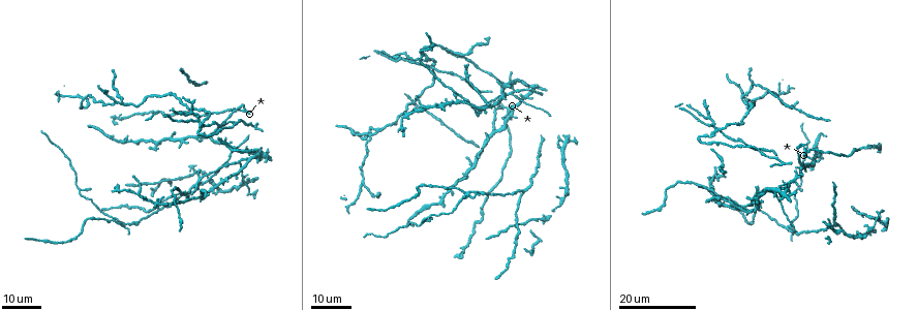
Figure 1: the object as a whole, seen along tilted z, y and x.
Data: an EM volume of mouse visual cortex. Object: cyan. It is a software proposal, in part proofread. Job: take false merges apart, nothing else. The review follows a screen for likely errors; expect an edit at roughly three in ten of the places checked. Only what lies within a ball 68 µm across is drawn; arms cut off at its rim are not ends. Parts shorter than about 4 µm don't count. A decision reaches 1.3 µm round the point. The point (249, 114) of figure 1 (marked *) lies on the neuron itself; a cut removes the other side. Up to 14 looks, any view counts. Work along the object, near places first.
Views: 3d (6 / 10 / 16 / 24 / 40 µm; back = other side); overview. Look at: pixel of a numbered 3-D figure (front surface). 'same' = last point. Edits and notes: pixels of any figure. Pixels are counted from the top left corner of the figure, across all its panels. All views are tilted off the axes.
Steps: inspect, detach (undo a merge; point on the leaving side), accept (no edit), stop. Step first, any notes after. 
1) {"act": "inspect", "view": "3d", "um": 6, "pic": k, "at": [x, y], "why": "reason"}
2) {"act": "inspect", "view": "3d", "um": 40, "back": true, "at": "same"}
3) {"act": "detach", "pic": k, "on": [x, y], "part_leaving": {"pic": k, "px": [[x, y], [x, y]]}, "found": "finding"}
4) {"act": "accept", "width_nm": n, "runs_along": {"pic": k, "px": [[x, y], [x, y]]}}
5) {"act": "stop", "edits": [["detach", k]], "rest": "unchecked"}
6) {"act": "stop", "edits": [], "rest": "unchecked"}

{"act": "inspect", "view": "3d", "um": 24, "pic": 1, "at": [242, 160], "why": "two arms in line, one across"}

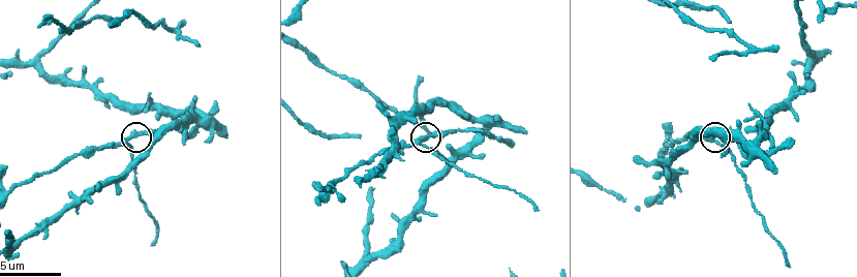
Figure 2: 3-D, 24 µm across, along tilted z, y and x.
{"act": "inspect", "view": "3d", "um": 6, "pic": 2, "at": [129, 139]}

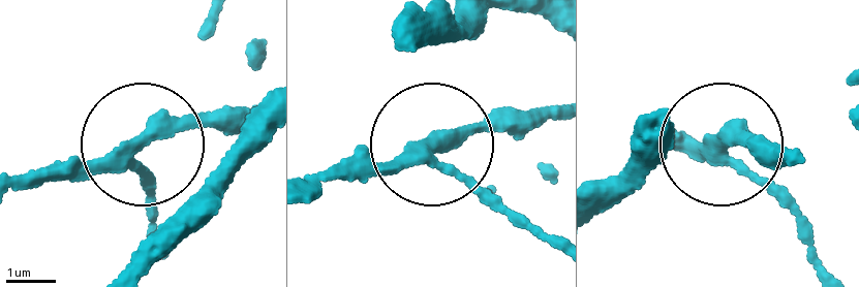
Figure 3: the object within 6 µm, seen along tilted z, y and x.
{"act": "detach", "pic": 3, "on": [154, 184], "arms": 3, "part_leaving": {"pic": 3, "px": [[440, 161], [552, 238]]}, "found": "a second neuron is stuck on"}

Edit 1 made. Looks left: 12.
{"act": "inspect", "view": "3d", "um": 16, "pic": 1, "at": [466, 195], "why": "four or more arms meet"}

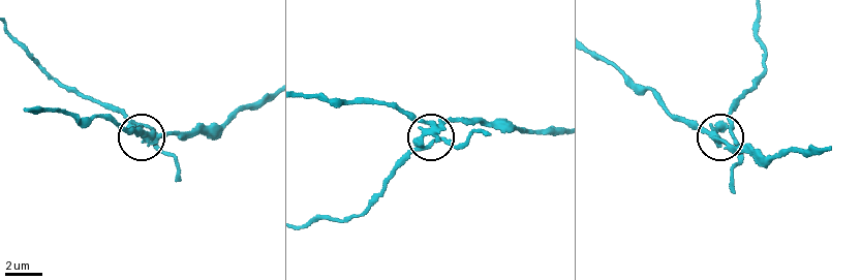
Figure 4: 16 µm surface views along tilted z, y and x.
{"act": "inspect", "view": "3d", "um": 10, "pic": 4, "at": [423, 134]}

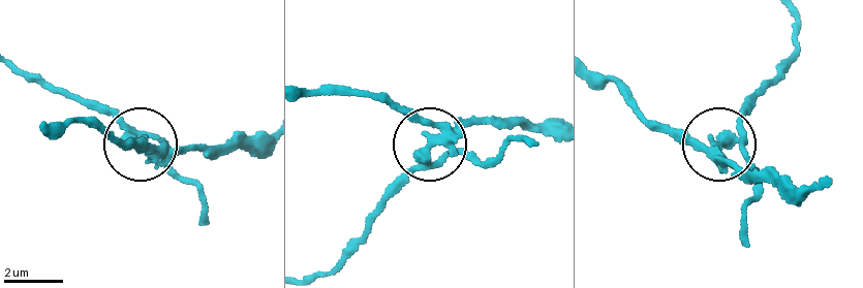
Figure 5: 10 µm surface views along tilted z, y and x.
{"act": "inspect", "view": "3d", "um": 10, "back": true, "pic": 5, "at": [430, 141]}

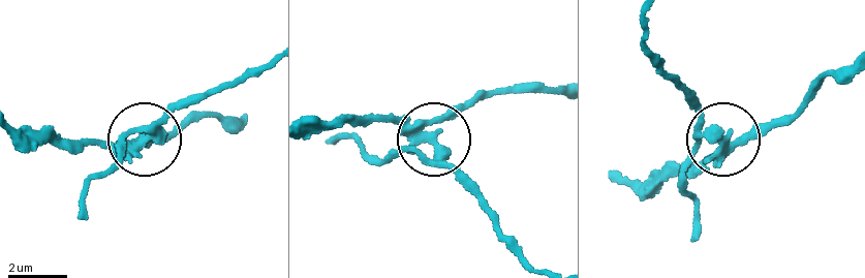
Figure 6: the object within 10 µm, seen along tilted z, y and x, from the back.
{"act": "detach", "pic": 6, "on": [118, 154], "width_nm": 290, "found": "a second neuron is stuck on"}

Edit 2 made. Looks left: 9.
{"act": "inspect", "view": "overview"}

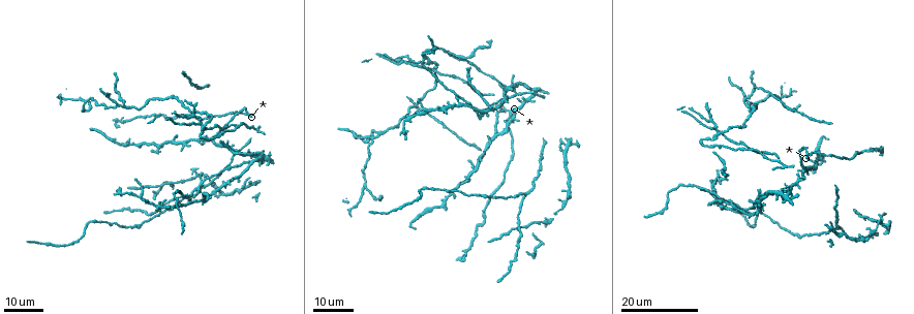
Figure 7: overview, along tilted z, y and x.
{"act": "inspect", "view": "3d", "um": 24, "pic": 7, "at": [365, 185], "why": "branch point"}

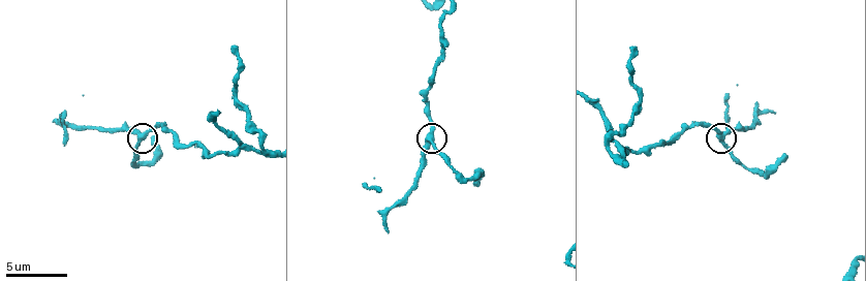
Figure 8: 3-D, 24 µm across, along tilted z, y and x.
{"act": "inspect", "view": "3d", "um": 10, "pic": 8, "at": [429, 138], "why": "closer look"}

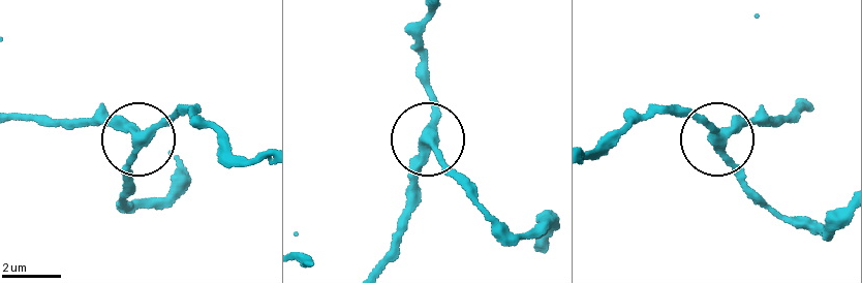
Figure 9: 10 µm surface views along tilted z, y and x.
{"act": "accept", "side_arm_um": 9, "arms": 3, "found": "all the same neuron"}

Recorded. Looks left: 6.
{"act": "inspect", "view": "3d", "um": 6, "pic": 8, "at": [620, 147], "why": "three-way junction"}

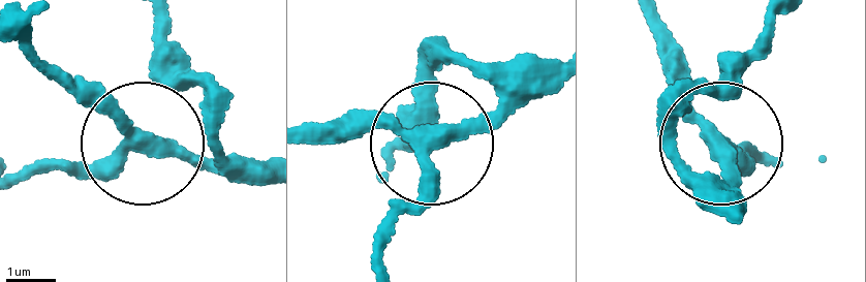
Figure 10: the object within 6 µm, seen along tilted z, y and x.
{"act": "accept", "width_nm": 290, "found": "all the same neuron"}

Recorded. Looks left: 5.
{"act": "inspect", "view": "3d", "um": 24, "pic": 7, "at": [753, 110]}

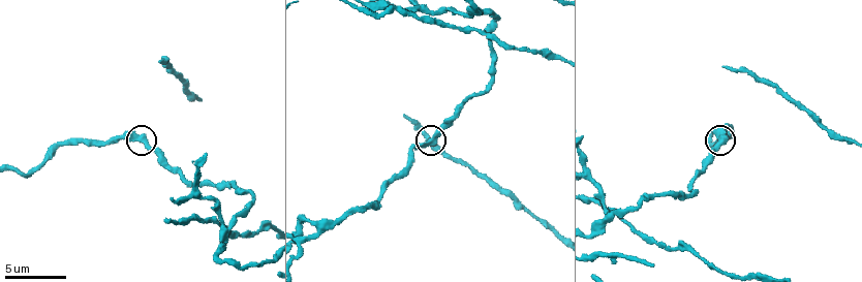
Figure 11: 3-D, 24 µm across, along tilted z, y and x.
{"act": "inspect", "view": "3d", "um": 10, "pic": 11, "at": [142, 136], "why": "zoom in"}

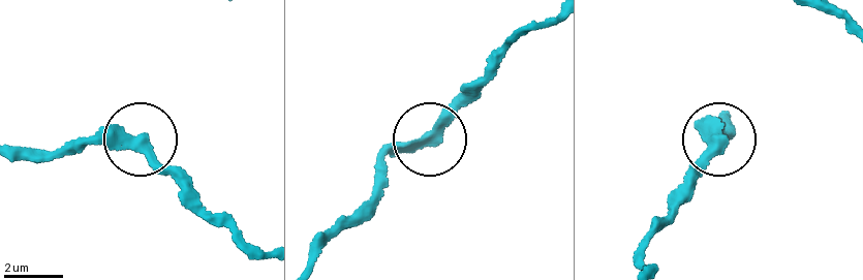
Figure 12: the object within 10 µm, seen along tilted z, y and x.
{"act": "accept", "width_nm": 340, "runs_along": {"pic": 12, "px": [[259, 250], [204, 213], [136, 143], [73, 151]]}, "found": "all the same neuron"}

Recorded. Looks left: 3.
{"act": "inspect", "view": "3d", "um": 16, "pic": 11, "at": [469, 30], "why": "a fork"}

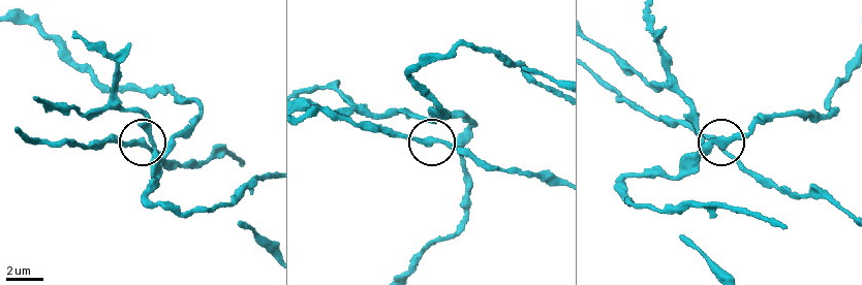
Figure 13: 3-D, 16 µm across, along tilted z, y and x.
{"act": "accept", "side_arm_um": 21, "runs_along": {"pic": 13, "px": [[555, 95], [492, 52], [425, 63], [430, 139], [479, 163]]}, "found": "one neuron here"}

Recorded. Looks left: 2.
{"act": "stop", "edits": [["detach", 3], ["detach", 6]], "rest": "unchecked"}

